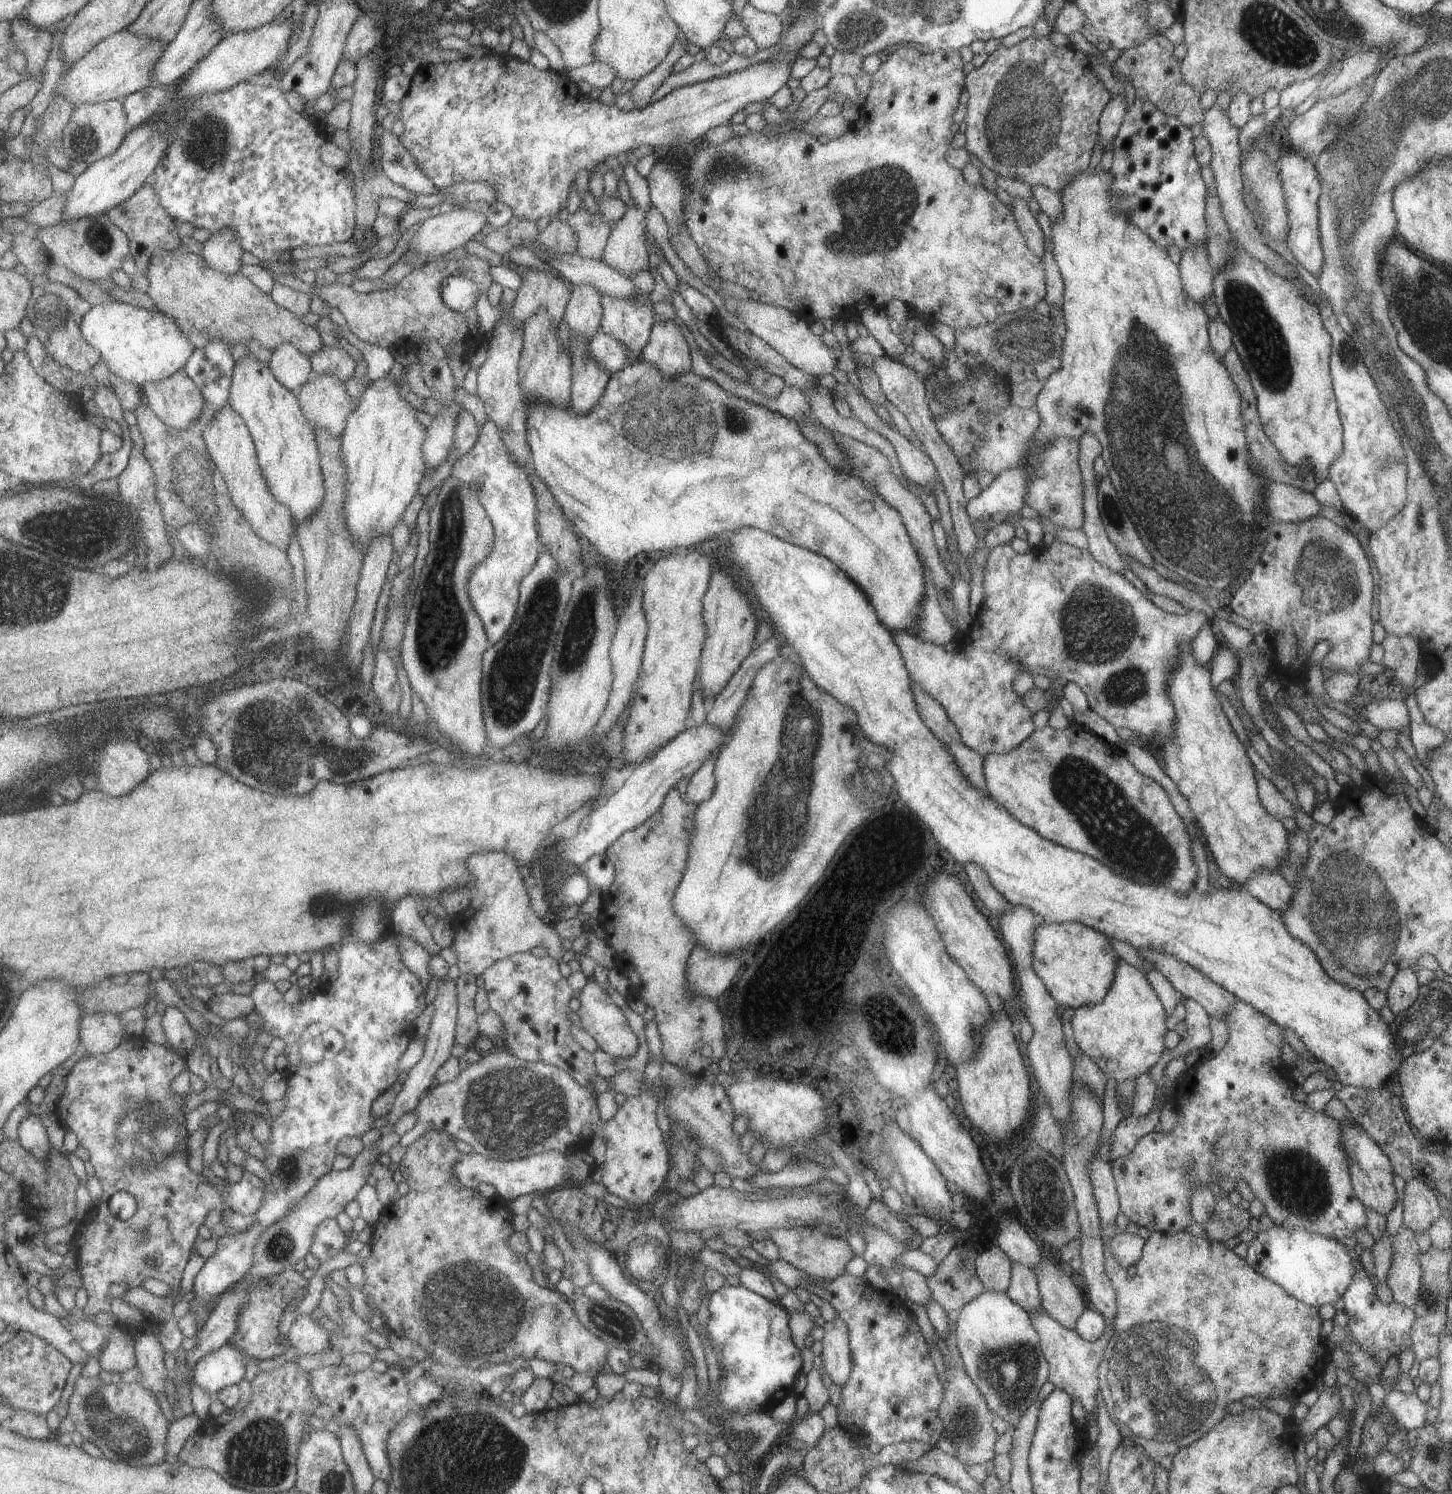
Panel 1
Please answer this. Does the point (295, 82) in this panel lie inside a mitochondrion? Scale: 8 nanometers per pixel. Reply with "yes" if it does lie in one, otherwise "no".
no

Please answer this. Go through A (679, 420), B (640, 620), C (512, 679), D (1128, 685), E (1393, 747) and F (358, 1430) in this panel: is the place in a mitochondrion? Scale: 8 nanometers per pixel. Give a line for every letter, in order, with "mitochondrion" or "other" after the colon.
A: mitochondrion
B: other
C: mitochondrion
D: mitochondrion
E: other
F: other

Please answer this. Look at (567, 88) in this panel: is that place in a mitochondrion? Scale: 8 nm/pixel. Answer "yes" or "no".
no

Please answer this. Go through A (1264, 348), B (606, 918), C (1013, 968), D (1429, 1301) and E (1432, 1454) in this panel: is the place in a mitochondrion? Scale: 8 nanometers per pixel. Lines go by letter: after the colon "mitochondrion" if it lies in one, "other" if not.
A: mitochondrion
B: other
C: other
D: mitochondrion
E: mitochondrion

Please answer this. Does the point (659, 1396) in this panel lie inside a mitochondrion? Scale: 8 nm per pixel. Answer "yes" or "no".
no

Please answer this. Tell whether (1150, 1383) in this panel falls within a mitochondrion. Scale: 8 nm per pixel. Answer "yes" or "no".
yes

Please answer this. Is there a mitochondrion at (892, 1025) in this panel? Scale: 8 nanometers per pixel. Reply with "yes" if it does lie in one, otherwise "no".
yes

